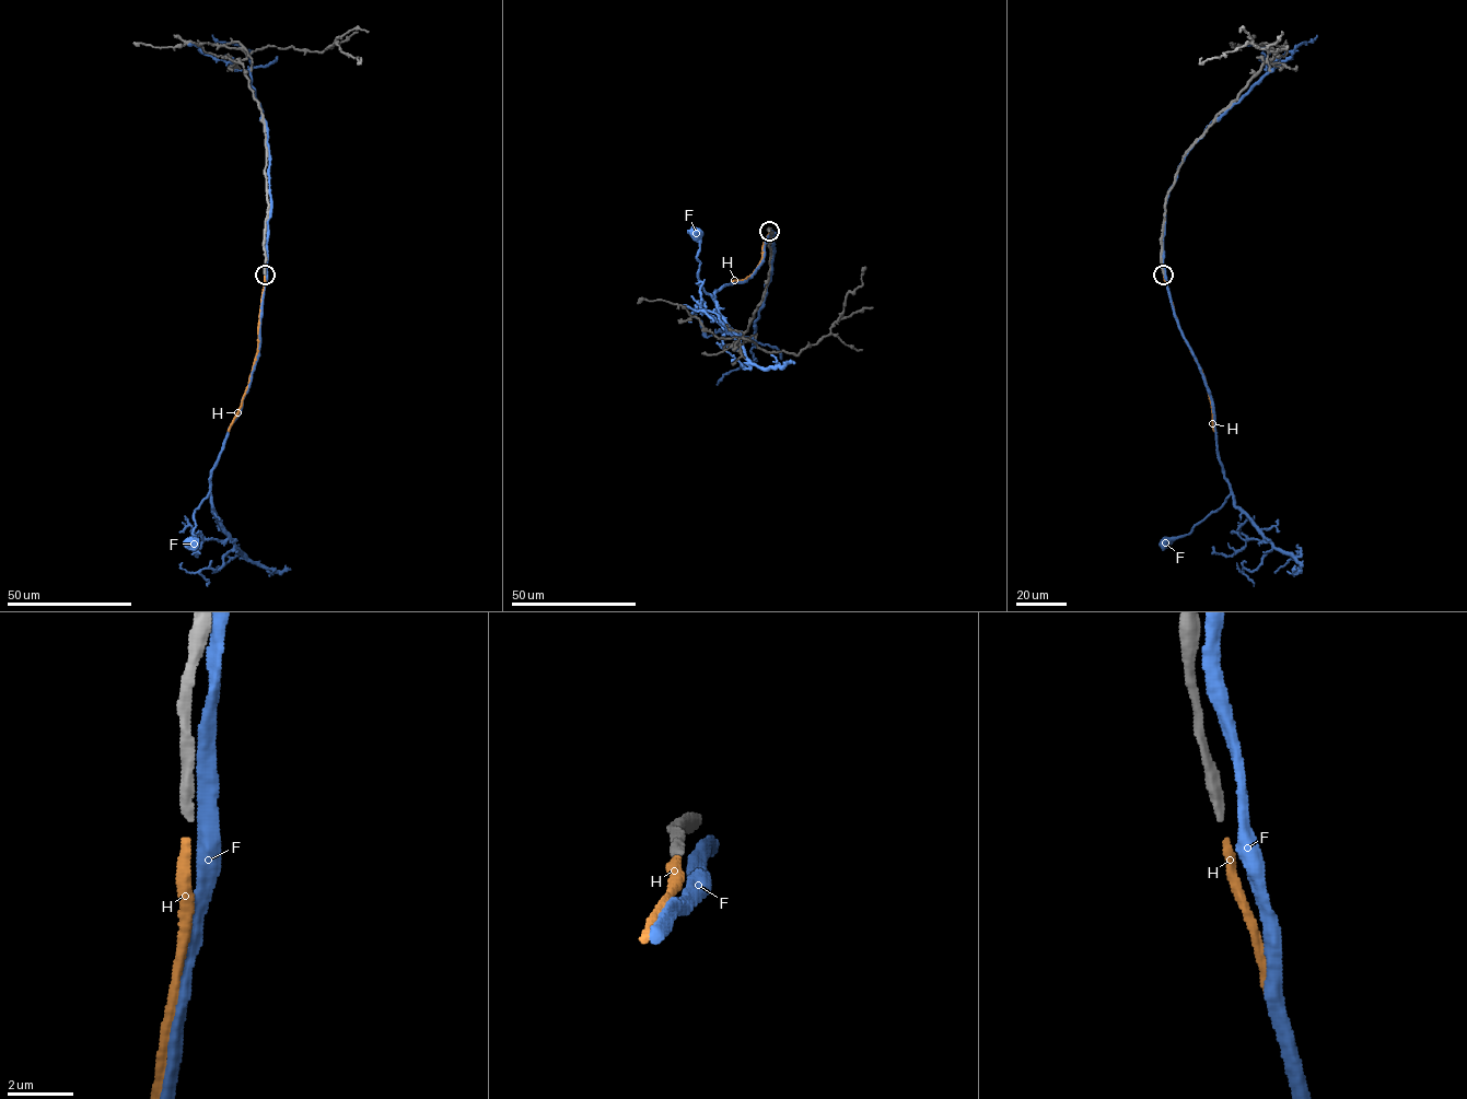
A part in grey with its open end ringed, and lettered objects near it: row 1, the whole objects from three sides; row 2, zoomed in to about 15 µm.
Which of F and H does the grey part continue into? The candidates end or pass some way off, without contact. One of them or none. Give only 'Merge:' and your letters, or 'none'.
Merge: H

